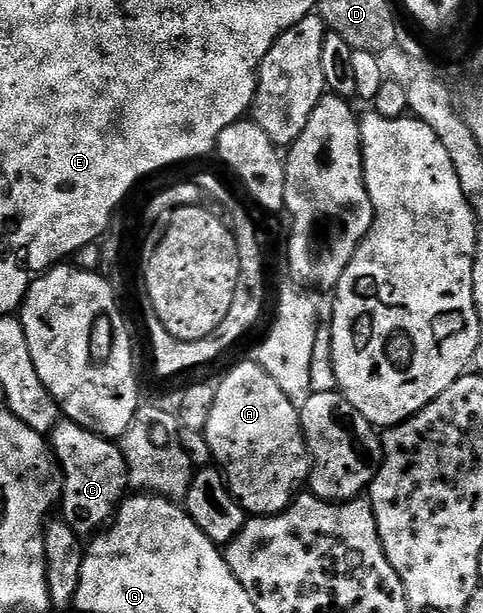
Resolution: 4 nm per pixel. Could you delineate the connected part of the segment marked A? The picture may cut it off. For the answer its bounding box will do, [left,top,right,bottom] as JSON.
[202,360,310,515]

